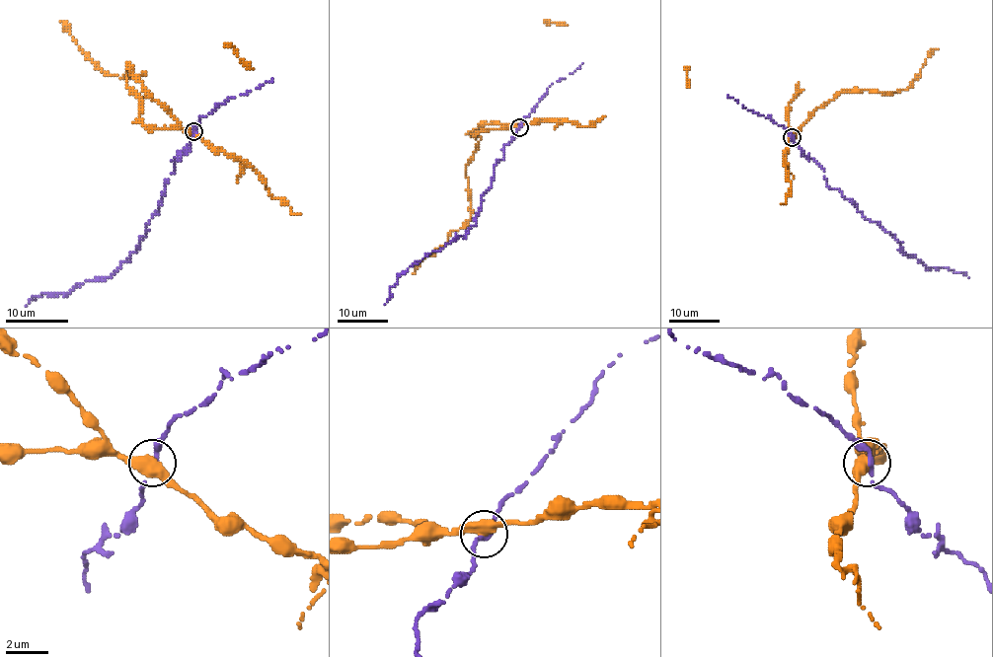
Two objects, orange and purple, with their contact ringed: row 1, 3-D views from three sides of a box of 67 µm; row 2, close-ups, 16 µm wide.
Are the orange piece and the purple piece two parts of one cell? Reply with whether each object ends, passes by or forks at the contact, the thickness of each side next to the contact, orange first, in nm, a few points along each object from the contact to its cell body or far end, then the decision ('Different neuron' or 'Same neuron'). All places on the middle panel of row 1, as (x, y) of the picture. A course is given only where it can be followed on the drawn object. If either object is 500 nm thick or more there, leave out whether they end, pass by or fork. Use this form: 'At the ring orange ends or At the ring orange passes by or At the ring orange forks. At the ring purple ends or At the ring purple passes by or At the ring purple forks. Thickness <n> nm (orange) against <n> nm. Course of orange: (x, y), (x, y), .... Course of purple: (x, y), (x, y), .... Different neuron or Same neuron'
At the ring orange passes by. At the ring purple passes by. Thickness 440 nm (orange) against 240 nm. Course of orange: (519, 127), (483, 129), (475, 137), (478, 149), (465, 173), (470, 218), (420, 261), (413, 274). Course of purple: (519, 127), (496, 163), (492, 186), (483, 193), (475, 224), (462, 236), (397, 277), (385, 305). Different neuron

